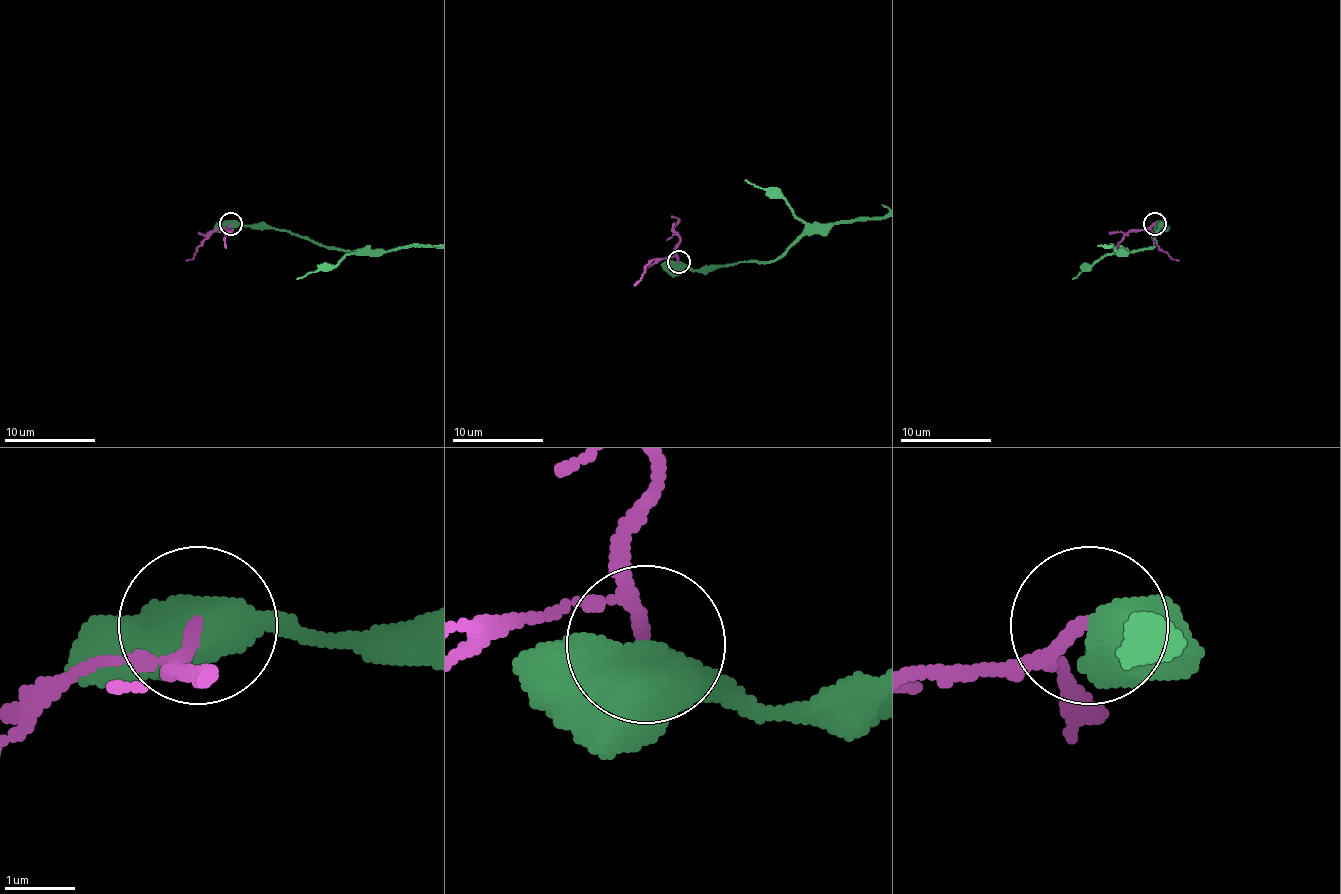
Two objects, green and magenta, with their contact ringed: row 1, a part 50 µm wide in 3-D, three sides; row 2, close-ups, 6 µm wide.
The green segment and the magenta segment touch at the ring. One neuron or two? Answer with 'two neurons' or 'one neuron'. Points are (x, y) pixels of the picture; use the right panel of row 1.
two neurons

